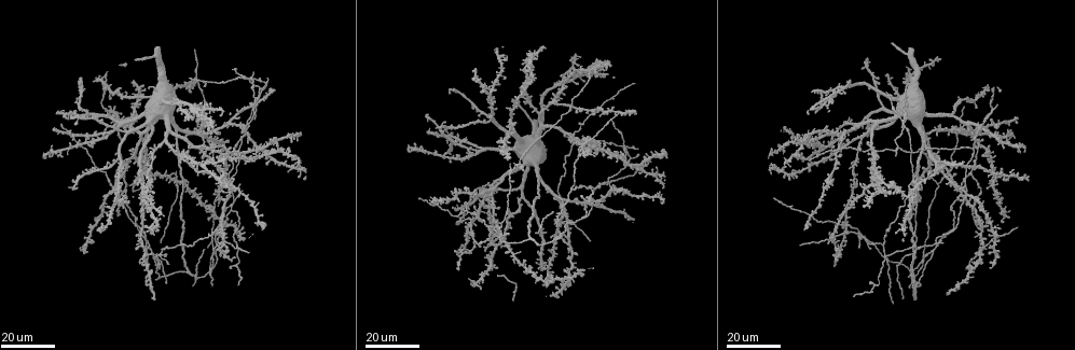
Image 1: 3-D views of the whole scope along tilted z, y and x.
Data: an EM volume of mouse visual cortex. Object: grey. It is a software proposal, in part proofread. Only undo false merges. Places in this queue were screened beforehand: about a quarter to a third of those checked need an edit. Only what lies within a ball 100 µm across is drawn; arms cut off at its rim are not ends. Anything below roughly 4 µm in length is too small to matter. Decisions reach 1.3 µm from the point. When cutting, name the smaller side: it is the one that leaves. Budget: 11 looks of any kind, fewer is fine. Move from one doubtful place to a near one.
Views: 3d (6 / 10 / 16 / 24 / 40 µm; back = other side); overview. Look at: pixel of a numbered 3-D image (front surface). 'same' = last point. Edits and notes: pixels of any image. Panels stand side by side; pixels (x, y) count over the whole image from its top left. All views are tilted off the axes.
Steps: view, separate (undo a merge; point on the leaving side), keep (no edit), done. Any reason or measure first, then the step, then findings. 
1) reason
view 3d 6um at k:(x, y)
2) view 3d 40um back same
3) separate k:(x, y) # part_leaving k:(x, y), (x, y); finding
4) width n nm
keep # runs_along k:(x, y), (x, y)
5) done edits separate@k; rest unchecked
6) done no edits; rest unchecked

view 3d 16um at 1:(590, 112)

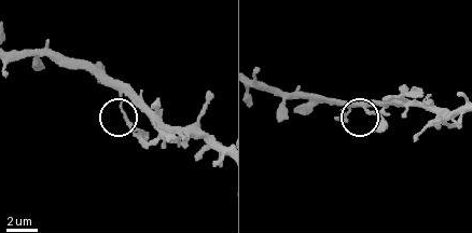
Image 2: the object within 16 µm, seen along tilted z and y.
view 3d 6um at 2:(130, 121)

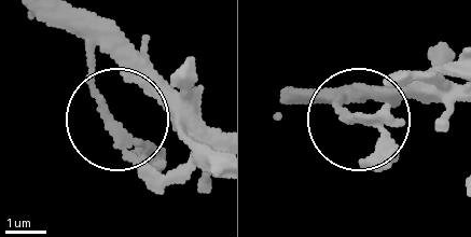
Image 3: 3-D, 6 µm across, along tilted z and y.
width 170 nm
keep # runs_along 3:(71, 27), (115, 120); one neuron here

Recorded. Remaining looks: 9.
looks like a crossing
view 3d 24um at 1:(833, 236)

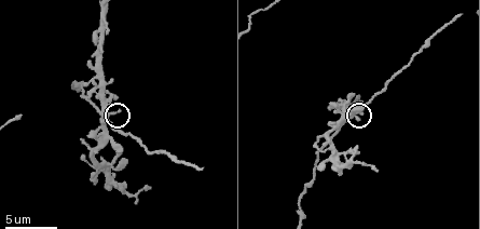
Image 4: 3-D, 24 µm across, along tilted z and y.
view 3d 6um at 4:(112, 122)

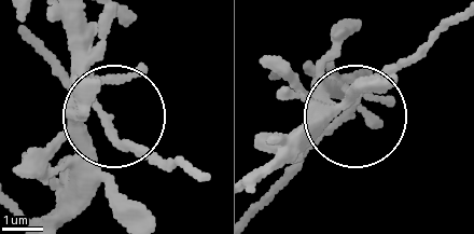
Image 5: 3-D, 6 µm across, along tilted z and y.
width 200 nm
keep # one neuron here

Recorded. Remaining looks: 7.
three arms meet
view 3d 16um at 1:(937, 182)

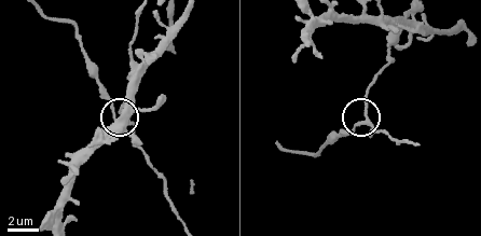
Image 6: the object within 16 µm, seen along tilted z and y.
view 3d 10um at 6:(364, 121)

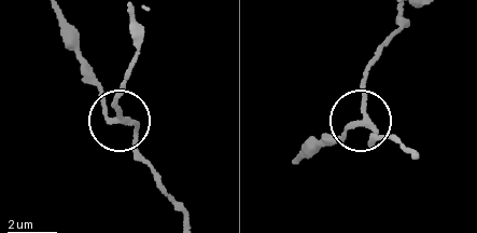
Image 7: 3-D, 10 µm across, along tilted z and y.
side_arm 37 um
keep # runs_along 7:(135, 18), (135, 60), (115, 117), (83, 69); one neuron here

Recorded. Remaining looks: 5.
four-way junction
view 3d 24um at 1:(254, 85)

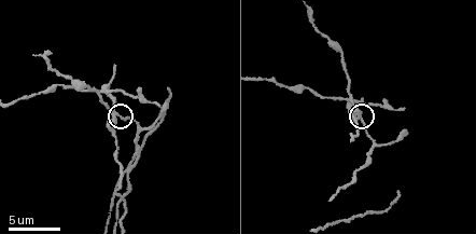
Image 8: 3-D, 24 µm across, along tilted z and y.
closer look
view 3d 6um at 8:(117, 116)

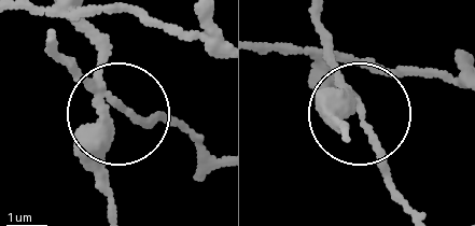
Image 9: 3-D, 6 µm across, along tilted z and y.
width 250 nm
separate 9:(86, 36) # a second neuron is stuck on

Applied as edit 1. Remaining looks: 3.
looks like a crossing
view 3d 24um at 1:(161, 253)

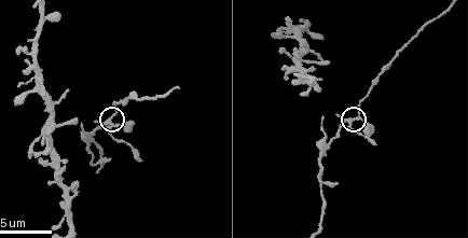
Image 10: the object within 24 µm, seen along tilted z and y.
closer look
view 3d 6um at 10:(109, 120)

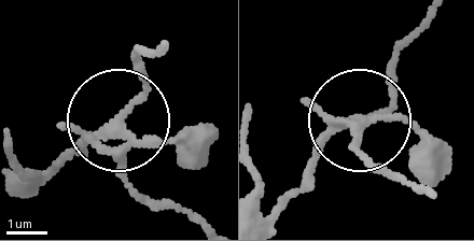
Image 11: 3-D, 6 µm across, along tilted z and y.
separate 11:(170, 141) # part_leaving 11:(106, 149), (127, 179), (191, 222); two neurons meet here

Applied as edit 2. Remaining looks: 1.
done edits separate@9, separate@11; rest unchecked

